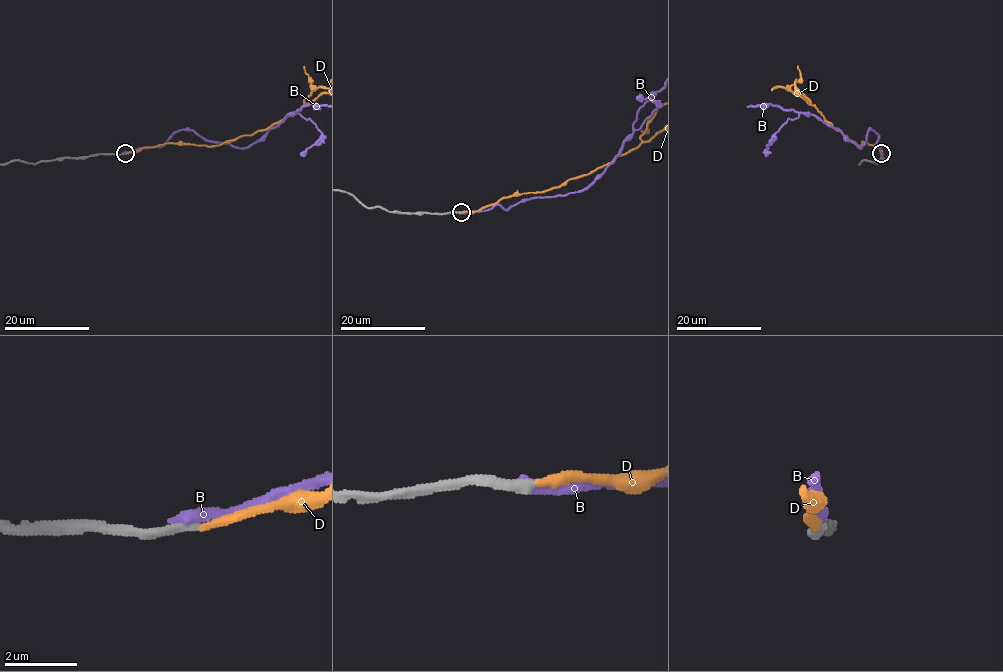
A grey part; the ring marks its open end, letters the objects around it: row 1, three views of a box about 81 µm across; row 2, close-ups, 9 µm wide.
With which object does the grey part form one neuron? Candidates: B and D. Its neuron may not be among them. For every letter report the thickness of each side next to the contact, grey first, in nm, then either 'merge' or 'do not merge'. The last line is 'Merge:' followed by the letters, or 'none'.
B: 300/400 nm | do not merge
D: 280/240 nm | merge
Merge: D

